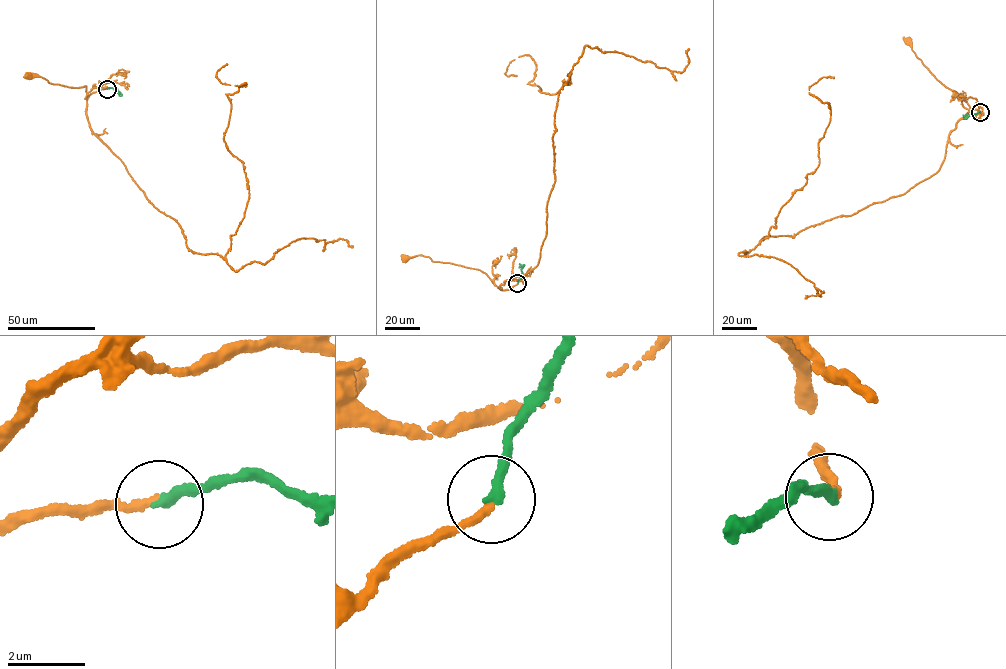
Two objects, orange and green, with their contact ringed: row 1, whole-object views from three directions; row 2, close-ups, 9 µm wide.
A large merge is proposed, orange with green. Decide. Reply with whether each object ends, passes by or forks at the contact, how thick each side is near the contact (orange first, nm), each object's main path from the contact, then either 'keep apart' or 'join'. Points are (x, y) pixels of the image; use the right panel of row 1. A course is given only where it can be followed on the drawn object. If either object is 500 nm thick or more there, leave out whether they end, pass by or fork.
orange ends; green ends; calibres 220 and 280 nm; course orange (980, 112), (970, 109), (958, 93), (936, 78), (907, 41); course green (979, 112), (964, 116), (967, 113); join

